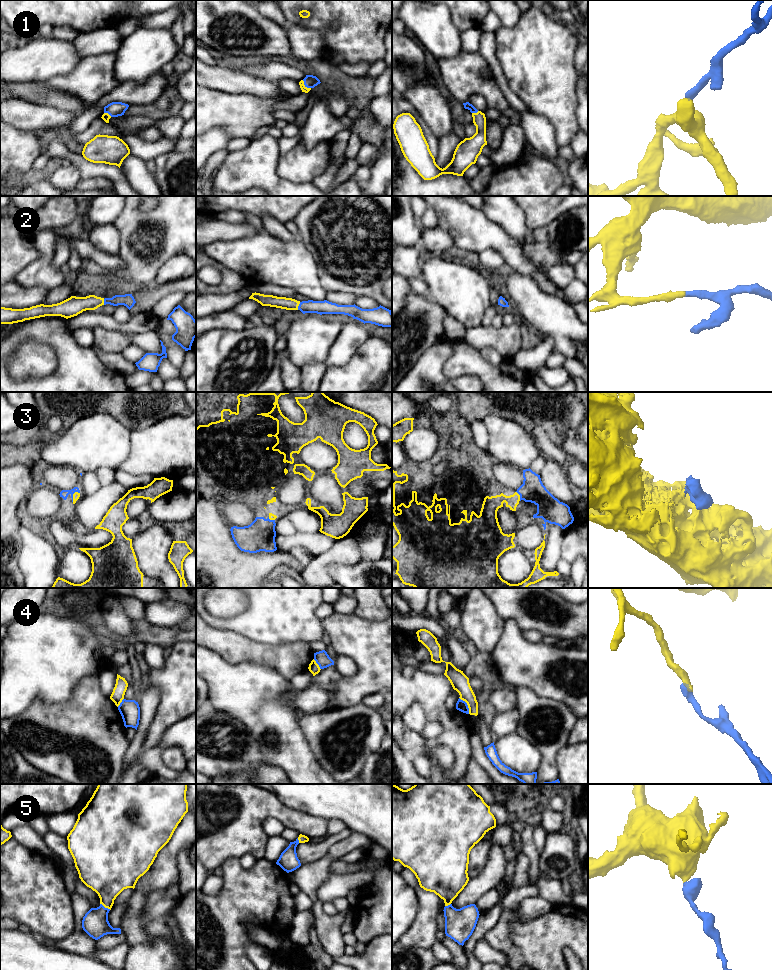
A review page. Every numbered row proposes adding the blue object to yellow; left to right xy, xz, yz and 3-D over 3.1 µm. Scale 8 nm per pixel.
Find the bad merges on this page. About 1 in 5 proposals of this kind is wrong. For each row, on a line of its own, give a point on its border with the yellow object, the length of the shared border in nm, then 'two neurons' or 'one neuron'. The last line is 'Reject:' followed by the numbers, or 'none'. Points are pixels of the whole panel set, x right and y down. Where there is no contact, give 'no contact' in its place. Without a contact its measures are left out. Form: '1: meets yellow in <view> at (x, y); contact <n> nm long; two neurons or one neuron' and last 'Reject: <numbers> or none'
1: meets yellow in xz at (304, 85); contact 100 nm long; one neuron
2: meets yellow in xz at (298, 305); contact 70 nm long; one neuron
3: meets yellow in yz at (519, 496); contact 90 nm long; one neuron
4: meets yellow in yz at (467, 704); contact 160 nm long; two neurons
5: meets yellow in xy at (105, 907); contact 100 nm long; one neuron
Reject: 4

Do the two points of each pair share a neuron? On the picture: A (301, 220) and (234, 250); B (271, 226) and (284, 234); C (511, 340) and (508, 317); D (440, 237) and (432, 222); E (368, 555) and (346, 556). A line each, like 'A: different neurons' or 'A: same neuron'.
A: different neurons
B: same neuron
C: different neurons
D: different neurons
E: same neuron

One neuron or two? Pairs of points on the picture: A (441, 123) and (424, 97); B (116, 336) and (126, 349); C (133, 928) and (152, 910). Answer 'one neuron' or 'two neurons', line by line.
A: one neuron
B: two neurons
C: two neurons

